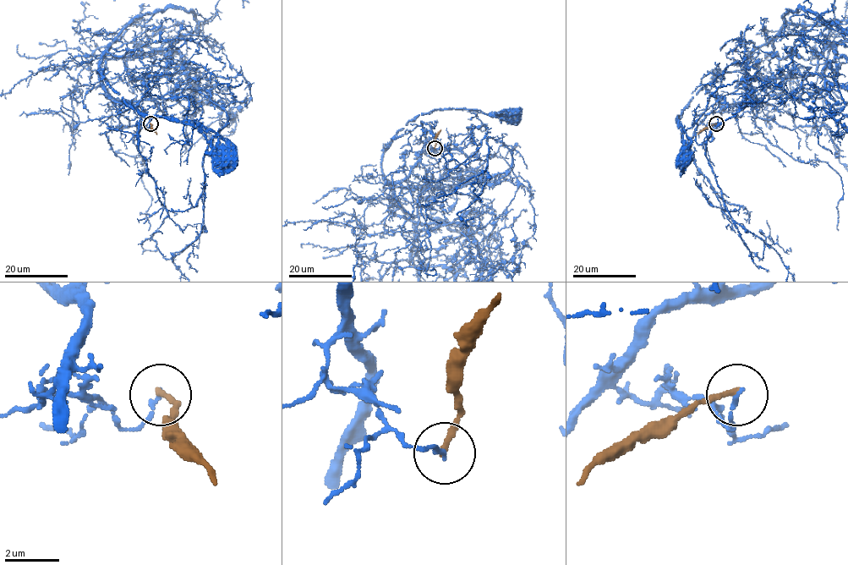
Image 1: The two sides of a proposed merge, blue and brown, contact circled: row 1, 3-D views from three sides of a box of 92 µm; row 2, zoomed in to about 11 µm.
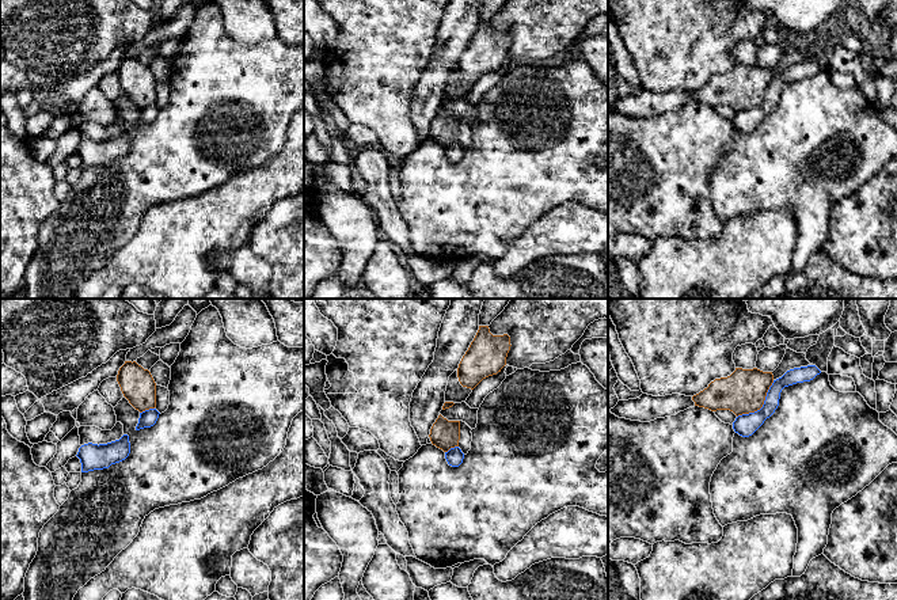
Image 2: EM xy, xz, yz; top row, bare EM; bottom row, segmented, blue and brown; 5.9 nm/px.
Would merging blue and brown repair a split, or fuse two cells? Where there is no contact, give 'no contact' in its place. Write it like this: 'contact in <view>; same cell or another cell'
contact in yz; another cell

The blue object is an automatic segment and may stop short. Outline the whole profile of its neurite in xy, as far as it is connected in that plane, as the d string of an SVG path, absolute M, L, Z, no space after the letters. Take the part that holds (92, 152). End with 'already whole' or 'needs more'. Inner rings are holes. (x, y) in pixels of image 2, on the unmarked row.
M129 132L107 140L84 140L79 144L77 153L81 159L81 168L109 164L111 160L125 156L130 149Z; already whole

